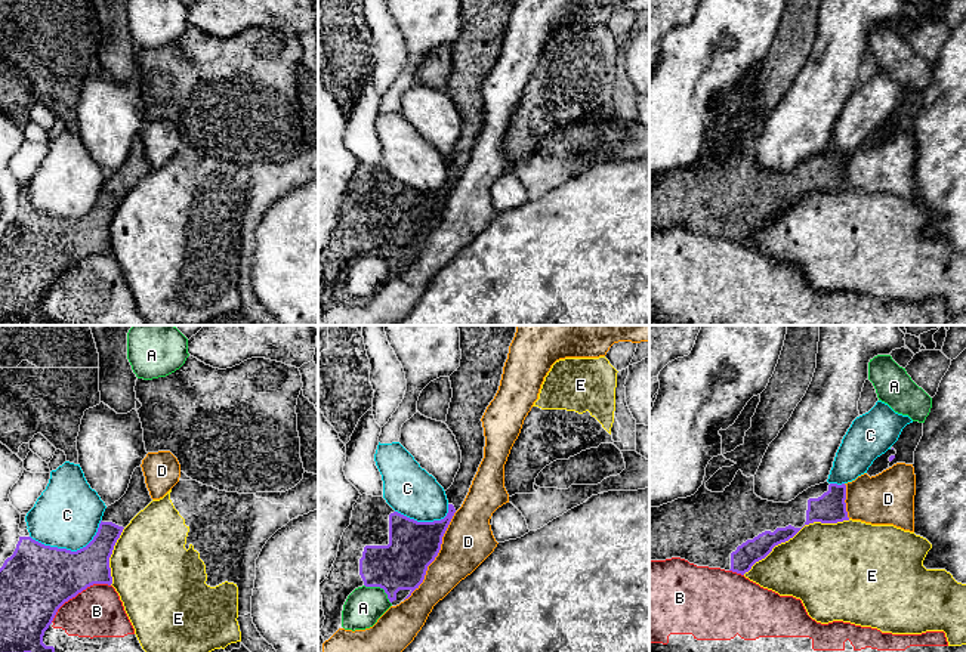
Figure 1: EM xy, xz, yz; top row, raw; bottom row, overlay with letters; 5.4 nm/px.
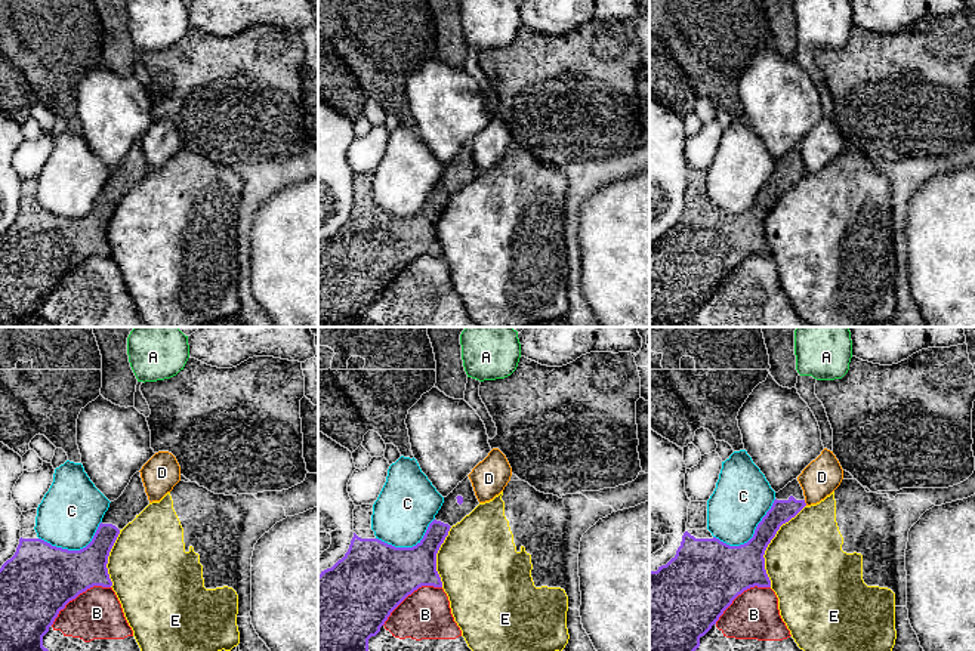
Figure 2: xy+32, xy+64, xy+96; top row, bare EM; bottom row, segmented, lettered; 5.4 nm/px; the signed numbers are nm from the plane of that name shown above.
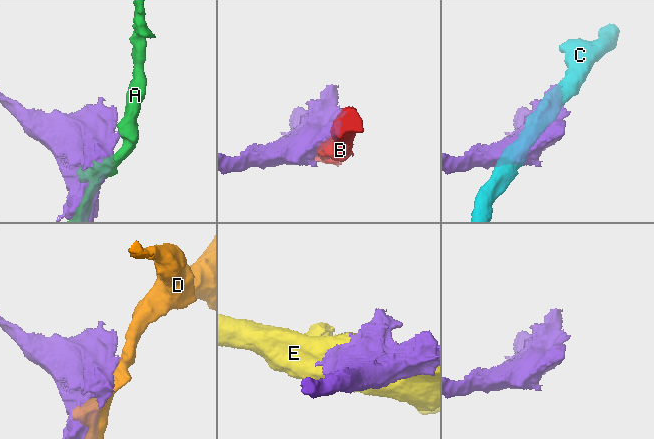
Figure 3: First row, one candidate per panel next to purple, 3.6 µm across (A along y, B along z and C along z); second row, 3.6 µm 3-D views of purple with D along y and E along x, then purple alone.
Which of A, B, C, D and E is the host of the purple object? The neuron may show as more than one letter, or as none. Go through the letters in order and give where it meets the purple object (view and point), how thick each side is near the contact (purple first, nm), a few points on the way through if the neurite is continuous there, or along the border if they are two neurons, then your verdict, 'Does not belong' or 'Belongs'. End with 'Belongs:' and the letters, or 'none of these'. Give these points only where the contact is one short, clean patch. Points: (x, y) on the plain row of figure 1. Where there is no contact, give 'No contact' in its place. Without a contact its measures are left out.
A: Touches purple at xz (380, 256). Thickness 280 nm (purple) against 200 nm. Does not belong
B: Touches purple at xy (77, 262). Thickness 380 nm (purple) against 280 nm. Does not belong
C: Touches purple at xy (70, 219). Thickness 380 nm (purple) against 360 nm. Does not belong
D: Touches purple at xz (437, 223). Thickness 280 nm (purple) against 280 nm. Does not belong
E: Touches purple at yz (796, 201). Thickness 170 nm (purple) against 460 nm. Does not belong
Belongs: none of these

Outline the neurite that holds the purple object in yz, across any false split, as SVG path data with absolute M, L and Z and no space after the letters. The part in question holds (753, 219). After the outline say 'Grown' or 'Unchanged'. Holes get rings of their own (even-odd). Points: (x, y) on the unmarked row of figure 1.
M722 123L713 126L706 136L703 154L694 164L649 177L649 229L680 226L697 235L720 237L744 244L775 214L793 207L805 194L849 189L845 152L825 149L808 157L788 172L774 172L757 166L754 145L747 146L741 139L723 161L712 161L706 157L706 151L719 137L734 133L737 132L726 129Z. Grown

